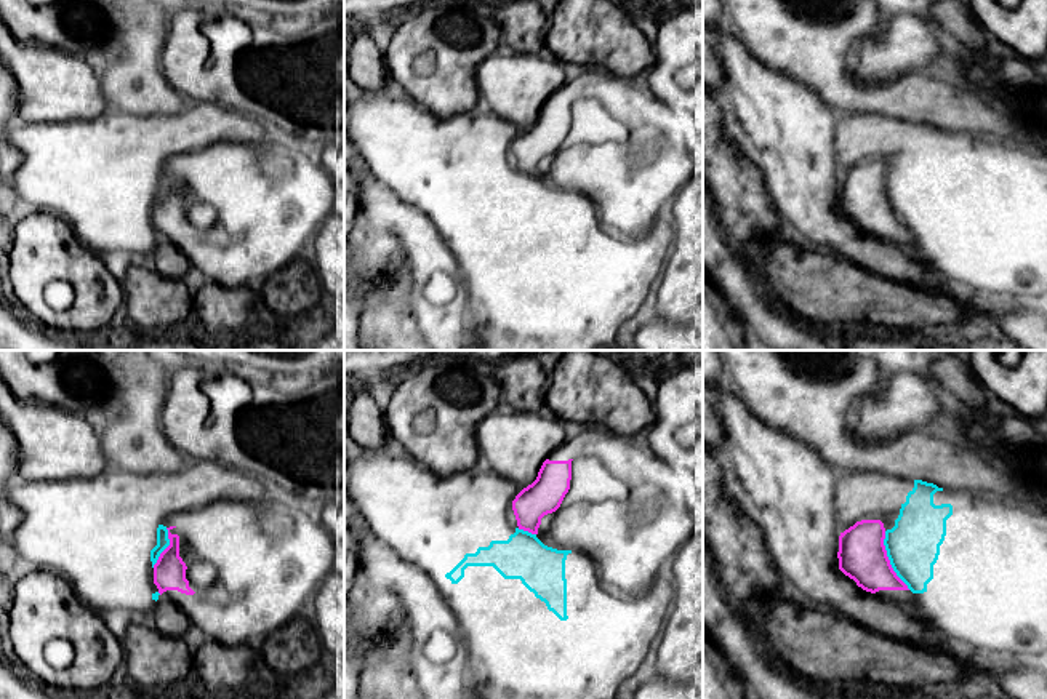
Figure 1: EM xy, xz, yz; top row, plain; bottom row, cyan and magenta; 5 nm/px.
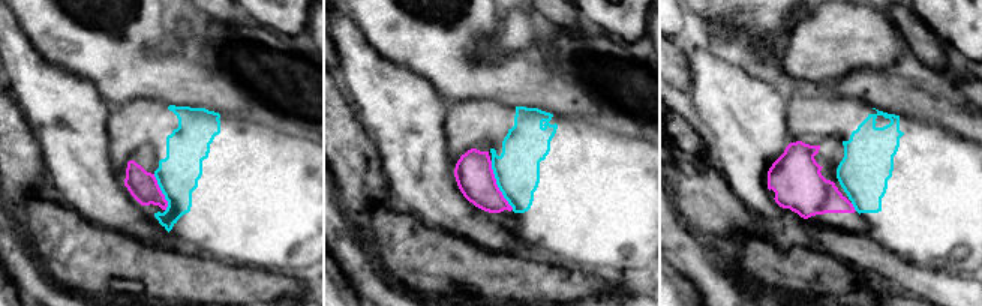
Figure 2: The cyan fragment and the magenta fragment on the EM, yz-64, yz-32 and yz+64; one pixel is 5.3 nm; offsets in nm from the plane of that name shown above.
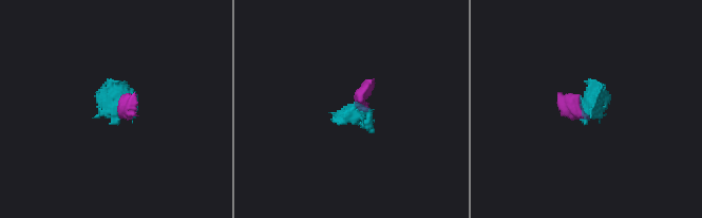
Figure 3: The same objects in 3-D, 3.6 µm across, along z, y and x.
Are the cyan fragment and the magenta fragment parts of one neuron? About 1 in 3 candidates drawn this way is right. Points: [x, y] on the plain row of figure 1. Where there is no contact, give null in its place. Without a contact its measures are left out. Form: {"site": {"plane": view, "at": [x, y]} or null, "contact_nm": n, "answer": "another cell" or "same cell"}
{"site": {"plane": "yz", "at": [889, 200]}, "contact_nm": 320, "answer": "another cell"}

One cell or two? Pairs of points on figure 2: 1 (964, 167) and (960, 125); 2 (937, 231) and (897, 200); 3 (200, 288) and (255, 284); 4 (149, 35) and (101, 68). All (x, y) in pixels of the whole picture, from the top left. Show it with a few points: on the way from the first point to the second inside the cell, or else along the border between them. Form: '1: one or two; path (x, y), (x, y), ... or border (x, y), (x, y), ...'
1: two; border (930, 122), (966, 138)
2: one; path (927, 221), (915, 218), (907, 210)
3: one; path (213, 285), (242, 285)
4: one; path (137, 36), (132, 36), (113, 56)

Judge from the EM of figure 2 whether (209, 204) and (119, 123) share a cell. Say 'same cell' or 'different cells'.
same cell

